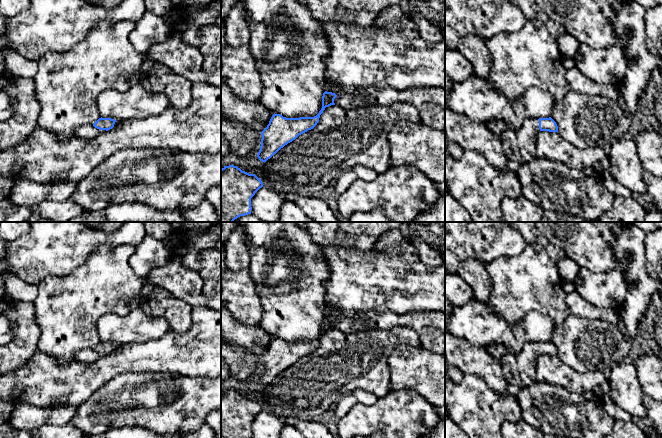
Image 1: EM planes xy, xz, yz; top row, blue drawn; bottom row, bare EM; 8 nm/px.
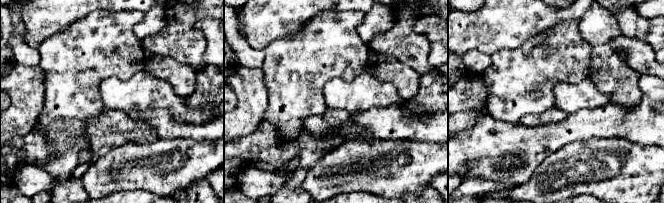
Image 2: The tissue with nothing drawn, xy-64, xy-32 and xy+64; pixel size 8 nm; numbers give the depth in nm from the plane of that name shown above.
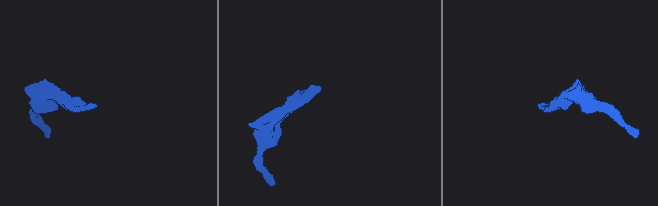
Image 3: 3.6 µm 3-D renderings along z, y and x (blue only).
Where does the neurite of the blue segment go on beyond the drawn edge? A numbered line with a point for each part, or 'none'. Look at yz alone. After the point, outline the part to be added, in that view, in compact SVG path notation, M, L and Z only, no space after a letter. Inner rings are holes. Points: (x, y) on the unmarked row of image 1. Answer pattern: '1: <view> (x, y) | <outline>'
1: yz (519, 369) | M526 343L516 354L505 353L500 362L508 384L524 388L534 383L539 356L538 343Z

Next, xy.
1: xy (89, 356) | M82 349L75 353L74 358L79 362L92 364L105 355L97 353L93 349Z

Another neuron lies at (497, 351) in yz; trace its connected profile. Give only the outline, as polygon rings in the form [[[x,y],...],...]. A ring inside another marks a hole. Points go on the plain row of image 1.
[[[492,344],[485,349],[491,356],[493,356],[494,358],[496,358],[499,361],[501,360],[501,358],[506,353],[505,348],[502,347],[501,345],[497,345],[497,344]]]

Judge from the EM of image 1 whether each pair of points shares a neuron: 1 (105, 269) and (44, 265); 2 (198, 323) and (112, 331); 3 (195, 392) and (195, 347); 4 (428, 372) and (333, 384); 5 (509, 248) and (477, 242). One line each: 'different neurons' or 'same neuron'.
1: different neurons
2: different neurons
3: different neurons
4: different neurons
5: same neuron

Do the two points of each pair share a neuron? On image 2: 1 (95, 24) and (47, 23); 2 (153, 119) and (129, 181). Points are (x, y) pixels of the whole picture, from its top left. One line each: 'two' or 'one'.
1: two
2: two

